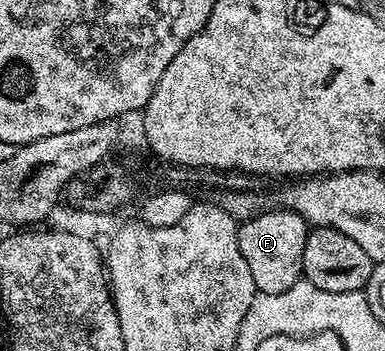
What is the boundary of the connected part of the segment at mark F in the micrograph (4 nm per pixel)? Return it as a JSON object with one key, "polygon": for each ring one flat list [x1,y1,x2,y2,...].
{"polygon":[[267,208,247,221,239,222,239,247,241,256,245,256,245,264,249,264,249,272,253,275,253,284,261,294,276,294,293,288,303,278,303,257,305,256,305,240,309,233,308,222,291,210]]}

